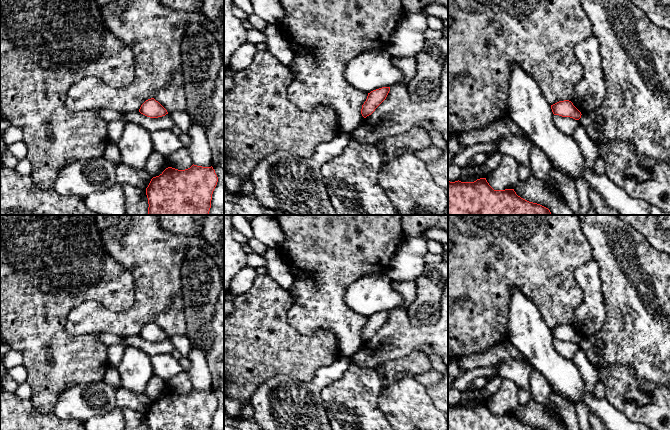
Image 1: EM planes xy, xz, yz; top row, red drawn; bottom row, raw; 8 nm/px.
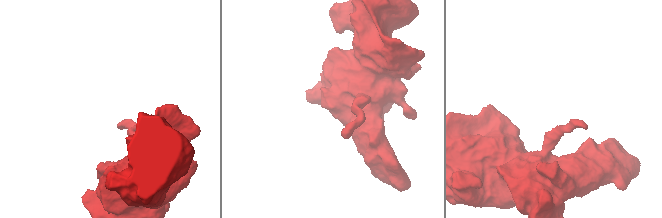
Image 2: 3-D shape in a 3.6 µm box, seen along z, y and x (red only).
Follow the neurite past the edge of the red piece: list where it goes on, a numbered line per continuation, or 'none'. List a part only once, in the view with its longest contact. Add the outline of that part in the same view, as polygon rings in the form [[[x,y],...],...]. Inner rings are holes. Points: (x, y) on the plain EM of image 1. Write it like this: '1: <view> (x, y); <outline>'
none

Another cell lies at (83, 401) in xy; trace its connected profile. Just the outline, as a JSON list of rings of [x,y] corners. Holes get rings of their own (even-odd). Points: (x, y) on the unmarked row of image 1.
[[[102,380],[66,387],[60,394],[53,413],[63,420],[85,422],[105,415],[116,407],[115,388]]]

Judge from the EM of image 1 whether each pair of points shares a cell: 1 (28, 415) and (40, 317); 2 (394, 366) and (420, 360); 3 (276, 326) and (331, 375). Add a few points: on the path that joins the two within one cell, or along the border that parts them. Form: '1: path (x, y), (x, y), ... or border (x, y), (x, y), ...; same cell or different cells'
1: border (29, 399), (38, 411), (50, 413); different cells
2: path (400, 366), (414, 363); same cell
3: border (340, 356), (320, 367), (310, 380), (302, 380); different cells

